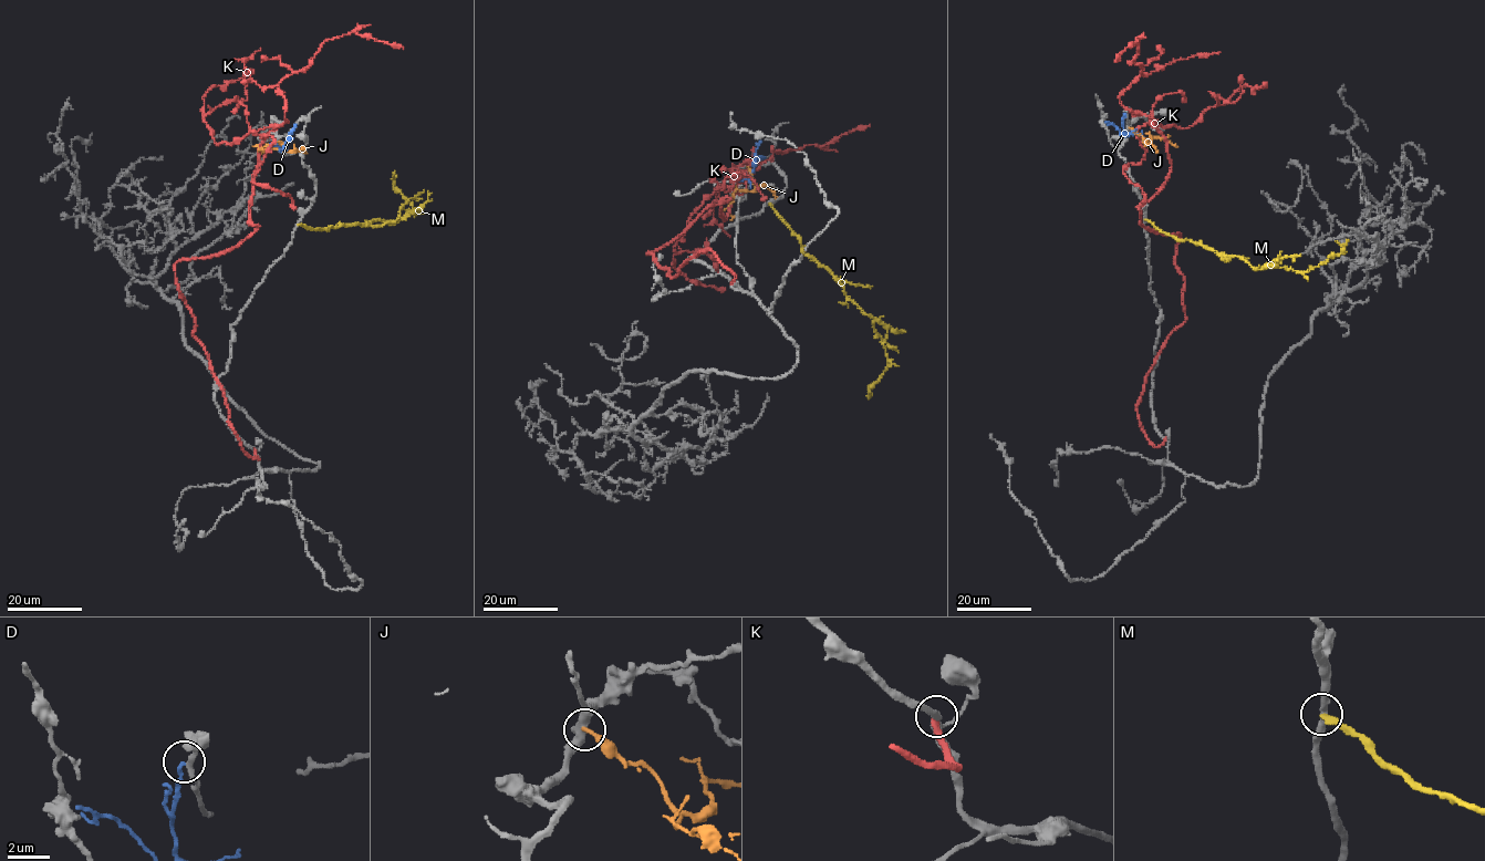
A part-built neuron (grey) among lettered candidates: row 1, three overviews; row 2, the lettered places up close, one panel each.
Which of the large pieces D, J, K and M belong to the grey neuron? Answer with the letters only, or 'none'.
none

